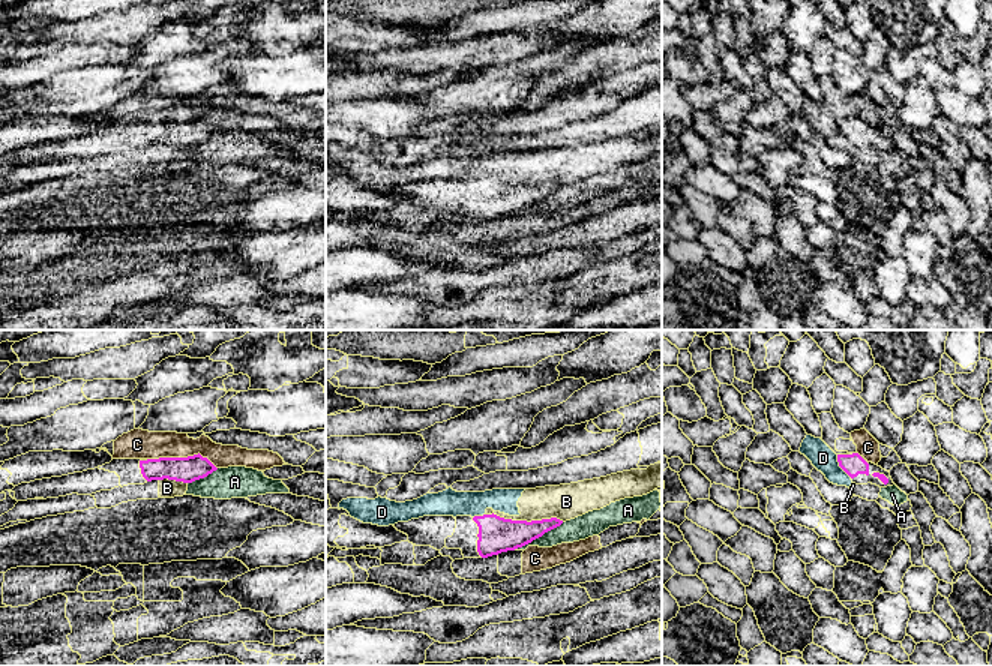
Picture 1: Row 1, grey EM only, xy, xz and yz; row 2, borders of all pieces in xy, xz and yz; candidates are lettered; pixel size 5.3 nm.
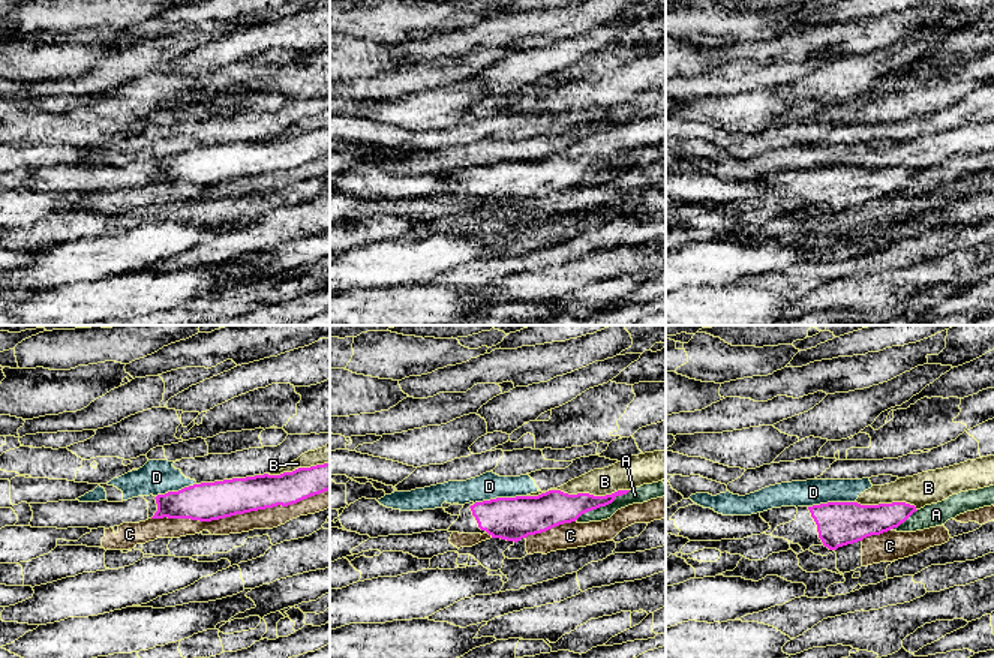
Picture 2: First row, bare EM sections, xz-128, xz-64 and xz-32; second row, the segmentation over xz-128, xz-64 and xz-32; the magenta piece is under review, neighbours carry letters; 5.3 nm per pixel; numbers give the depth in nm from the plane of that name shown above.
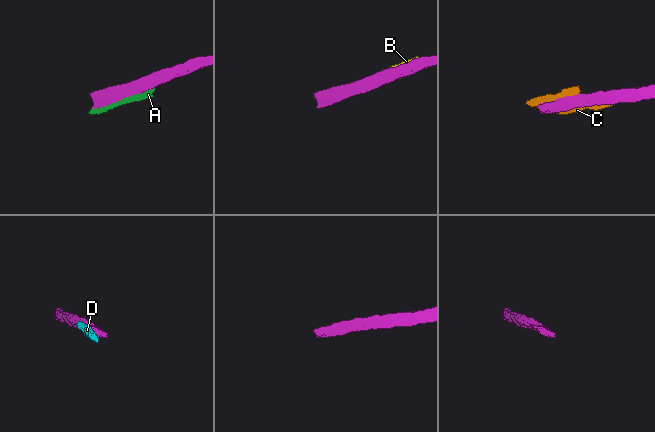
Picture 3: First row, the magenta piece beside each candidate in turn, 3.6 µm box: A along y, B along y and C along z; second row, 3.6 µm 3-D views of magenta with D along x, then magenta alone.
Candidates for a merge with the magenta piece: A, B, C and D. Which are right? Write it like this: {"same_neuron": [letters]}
{"same_neuron": []}

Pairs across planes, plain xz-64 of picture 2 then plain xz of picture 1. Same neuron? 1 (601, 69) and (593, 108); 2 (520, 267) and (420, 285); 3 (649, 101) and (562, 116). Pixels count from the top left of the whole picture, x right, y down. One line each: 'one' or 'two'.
1: one
2: one
3: two

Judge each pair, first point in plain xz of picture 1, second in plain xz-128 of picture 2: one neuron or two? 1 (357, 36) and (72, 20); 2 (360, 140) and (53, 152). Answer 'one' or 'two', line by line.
1: one
2: two

